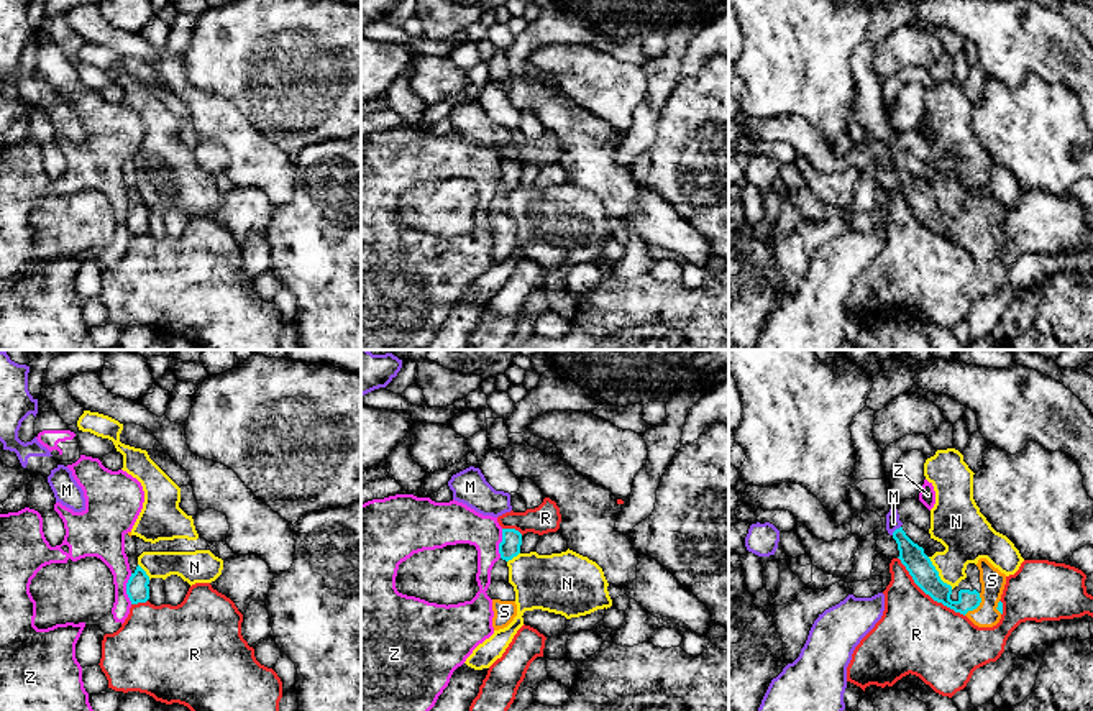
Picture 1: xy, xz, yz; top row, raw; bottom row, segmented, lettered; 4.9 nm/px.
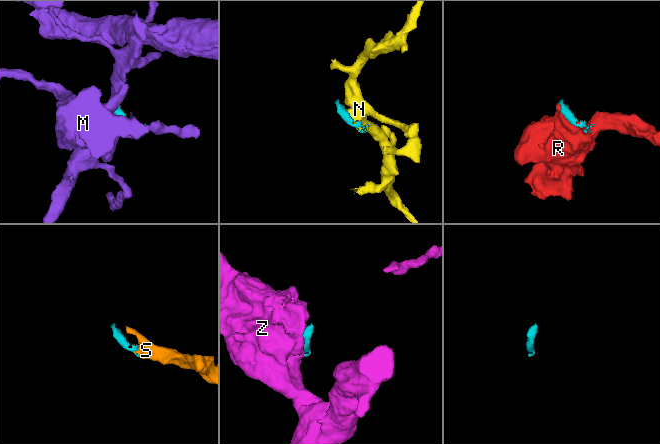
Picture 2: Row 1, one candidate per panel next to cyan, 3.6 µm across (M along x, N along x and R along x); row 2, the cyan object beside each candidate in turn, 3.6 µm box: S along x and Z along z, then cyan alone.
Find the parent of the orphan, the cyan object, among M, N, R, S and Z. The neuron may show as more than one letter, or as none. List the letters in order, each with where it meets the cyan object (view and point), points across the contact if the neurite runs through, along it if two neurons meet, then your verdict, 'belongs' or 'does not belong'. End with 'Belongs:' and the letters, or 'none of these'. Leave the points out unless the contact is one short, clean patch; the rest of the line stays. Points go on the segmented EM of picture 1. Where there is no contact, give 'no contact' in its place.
M: contact yz (895, 531); border yz (900, 526), (891, 534); does not belong
N: contact yz (937, 573); border yz (928, 557), (937, 575), (952, 588); does not belong
R: contact yz (928, 593); does not belong
S: contact yz (977, 606); way yz (932, 585), (952, 605), (977, 606), (992, 591), (992, 580); belongs
Z: contact xy (127, 588); does not belong
Belongs: S

